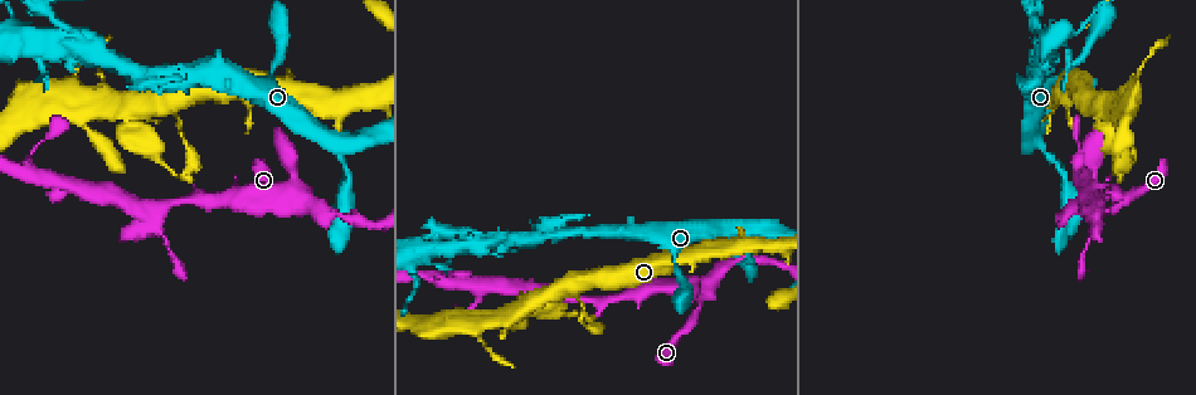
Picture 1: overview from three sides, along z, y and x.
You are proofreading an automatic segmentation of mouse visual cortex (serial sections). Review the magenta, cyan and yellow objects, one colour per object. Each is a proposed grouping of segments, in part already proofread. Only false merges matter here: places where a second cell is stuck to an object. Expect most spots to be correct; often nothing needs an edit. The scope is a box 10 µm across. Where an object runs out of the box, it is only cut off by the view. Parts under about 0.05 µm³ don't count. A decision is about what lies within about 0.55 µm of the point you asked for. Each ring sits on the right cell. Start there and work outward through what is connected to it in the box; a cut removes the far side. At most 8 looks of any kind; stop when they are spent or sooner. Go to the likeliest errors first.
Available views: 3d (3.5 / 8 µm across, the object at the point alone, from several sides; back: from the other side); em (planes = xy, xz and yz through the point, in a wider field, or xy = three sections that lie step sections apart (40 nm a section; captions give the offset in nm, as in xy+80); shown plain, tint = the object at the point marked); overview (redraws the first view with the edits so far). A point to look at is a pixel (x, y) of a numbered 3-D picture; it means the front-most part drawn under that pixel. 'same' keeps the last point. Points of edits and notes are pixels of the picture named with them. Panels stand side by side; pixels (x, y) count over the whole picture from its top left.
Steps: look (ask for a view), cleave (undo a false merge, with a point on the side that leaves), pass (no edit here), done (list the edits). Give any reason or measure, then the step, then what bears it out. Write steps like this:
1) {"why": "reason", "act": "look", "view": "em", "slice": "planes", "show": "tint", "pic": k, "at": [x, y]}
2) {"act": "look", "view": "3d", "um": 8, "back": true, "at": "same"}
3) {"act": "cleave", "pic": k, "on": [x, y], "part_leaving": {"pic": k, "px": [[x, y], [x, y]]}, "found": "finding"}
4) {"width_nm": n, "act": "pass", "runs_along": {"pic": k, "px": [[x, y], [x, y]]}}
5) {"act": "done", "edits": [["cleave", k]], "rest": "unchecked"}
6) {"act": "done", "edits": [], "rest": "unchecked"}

{"act": "look", "view": "3d", "um": 3.5, "pic": 1, "at": [298, 205]}

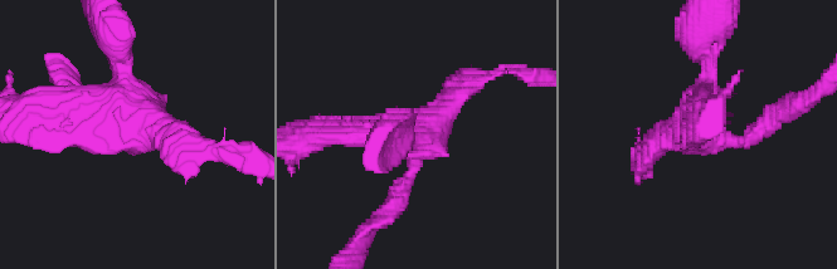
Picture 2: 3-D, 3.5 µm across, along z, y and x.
{"act": "look", "view": "em", "slice": "xy", "step": 2, "show": "tint", "pic": 2, "at": [129, 130]}

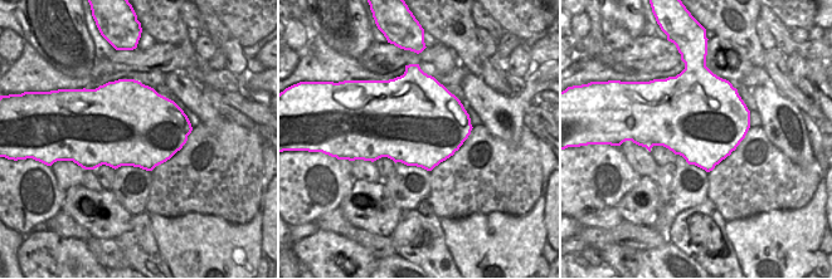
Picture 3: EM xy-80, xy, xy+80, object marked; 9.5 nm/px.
{"width_nm": 850, "act": "pass", "runs_along": {"pic": 2, "px": [[400, 191], [404, 133], [311, 133]]}, "found": "all the same cell"}

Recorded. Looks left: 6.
{"why": "sharp bend", "act": "look", "view": "3d", "um": 3.5, "pic": 1, "at": [33, 174]}

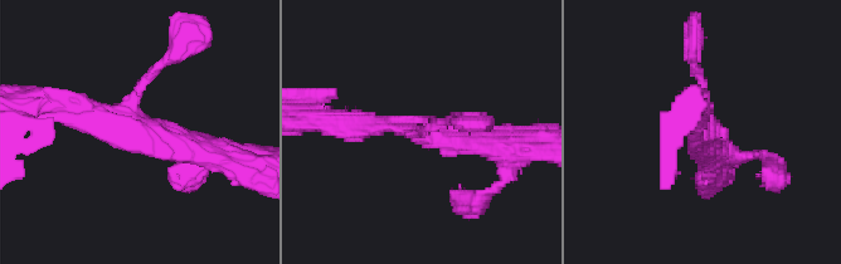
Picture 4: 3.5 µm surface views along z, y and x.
{"arms": 3, "arm_widths_nm": [150, 250, 350], "act": "look", "view": "em", "slice": "xy", "step": 3, "show": "tint", "pic": 4, "at": [709, 126]}

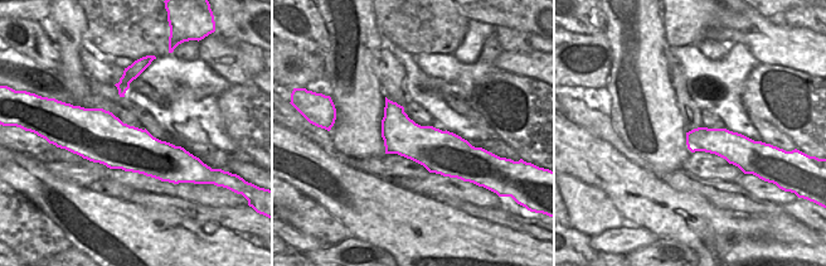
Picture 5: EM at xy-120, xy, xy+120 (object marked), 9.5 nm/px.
{"width_nm": 380, "act": "pass", "runs_along": {"pic": 4, "px": [[214, 152], [63, 106]]}, "found": "continuous, no second cell"}

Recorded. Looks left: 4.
{"why": "sharp bend", "act": "look", "view": "3d", "um": 3.5, "pic": 1, "at": [176, 174]}

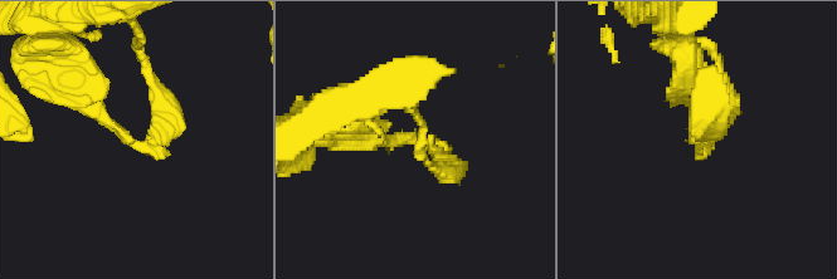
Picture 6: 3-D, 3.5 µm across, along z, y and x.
{"act": "look", "view": "em", "slice": "xy", "step": 1, "show": "tint", "pic": 6, "at": [696, 142]}

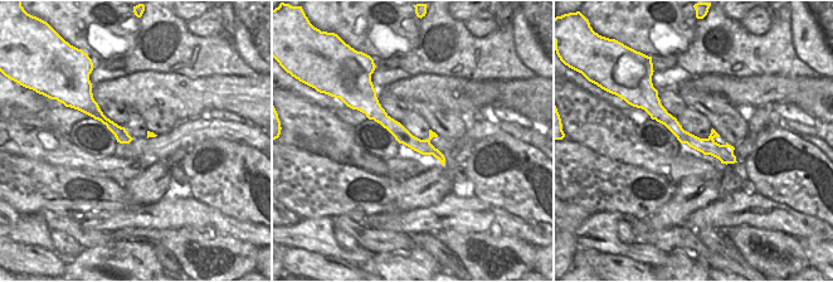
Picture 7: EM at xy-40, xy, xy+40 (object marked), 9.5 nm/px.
{"width_nm": 150, "act": "pass", "runs_along": {"pic": 6, "px": [[350, 136], [431, 146], [455, 181]]}, "found": "continuous, no second cell"}

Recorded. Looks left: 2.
{"act": "done", "edits": [], "rest": "unchecked"}

